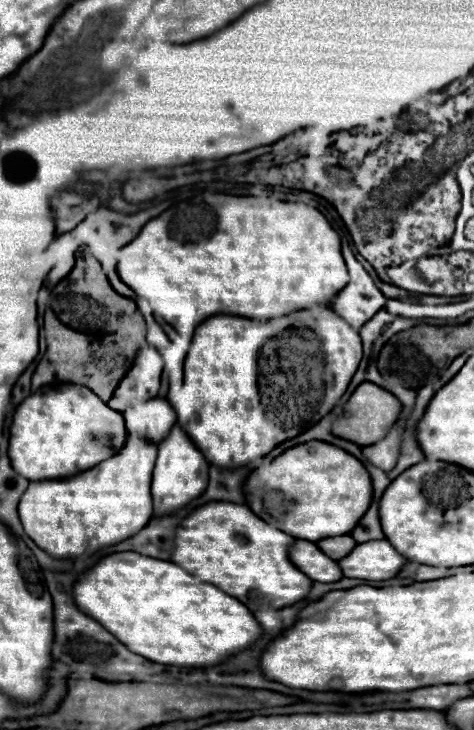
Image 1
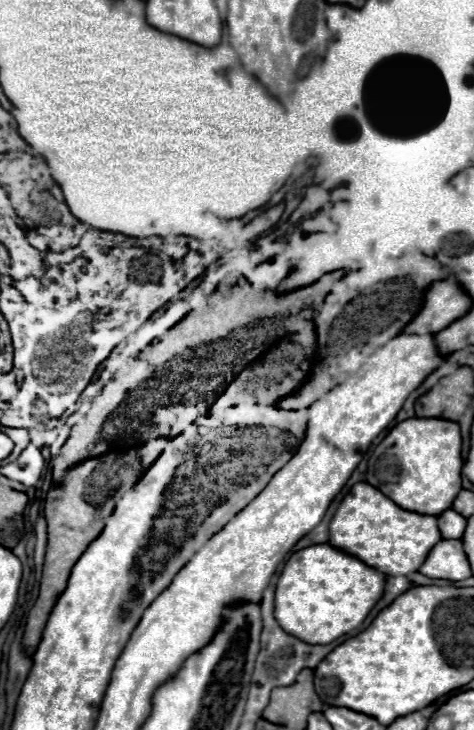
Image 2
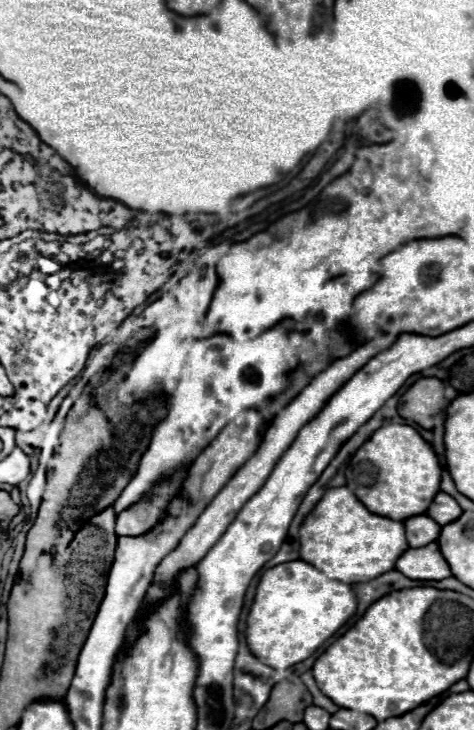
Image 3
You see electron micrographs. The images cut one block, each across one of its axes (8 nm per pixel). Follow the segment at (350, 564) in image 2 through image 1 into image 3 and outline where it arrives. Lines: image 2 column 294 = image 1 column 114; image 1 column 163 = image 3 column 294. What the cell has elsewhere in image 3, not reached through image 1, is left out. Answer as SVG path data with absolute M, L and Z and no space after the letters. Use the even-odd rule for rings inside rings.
M292 560L264 572L258 582L254 604L246 620L246 640L264 664L274 670L294 666L316 652L338 628L342 628L358 608L354 584L330 580L314 566Z

